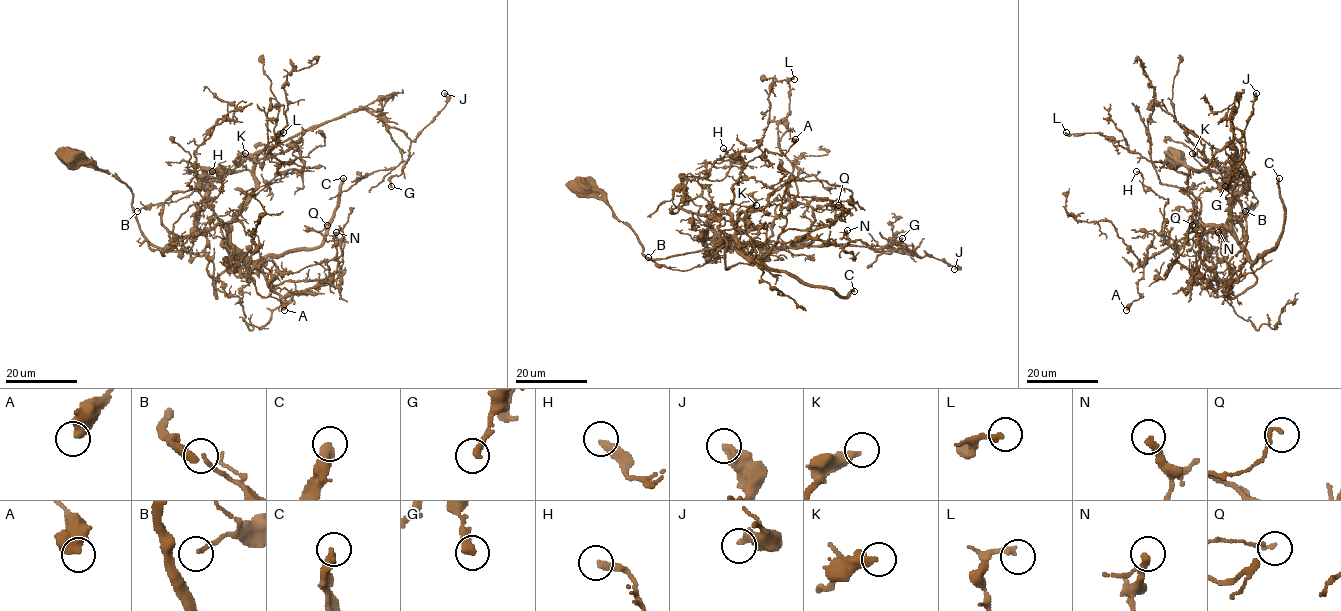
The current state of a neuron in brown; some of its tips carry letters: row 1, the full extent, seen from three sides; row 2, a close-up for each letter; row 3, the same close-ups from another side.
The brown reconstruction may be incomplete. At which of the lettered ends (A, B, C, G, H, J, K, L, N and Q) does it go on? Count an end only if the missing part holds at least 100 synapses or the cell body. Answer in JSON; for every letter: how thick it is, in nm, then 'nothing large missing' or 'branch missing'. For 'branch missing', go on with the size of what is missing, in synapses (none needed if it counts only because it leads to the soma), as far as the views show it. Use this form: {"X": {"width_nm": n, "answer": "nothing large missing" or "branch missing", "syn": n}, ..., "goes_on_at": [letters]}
{"A": {"width_nm": 600, "answer": "nothing large missing"}, "B": {"width_nm": 120, "answer": "nothing large missing"}, "C": {"width_nm": 360, "answer": "branch missing", "syn": 1000}, "G": {"width_nm": 360, "answer": "nothing large missing"}, "H": {"width_nm": 320, "answer": "nothing large missing"}, "J": {"width_nm": 360, "answer": "nothing large missing"}, "K": {"width_nm": 380, "answer": "nothing large missing"}, "L": {"width_nm": 240, "answer": "nothing large missing"}, "N": {"width_nm": 240, "answer": "nothing large missing"}, "Q": {"width_nm": 150, "answer": "nothing large missing"}, "goes_on_at": ["C"]}

